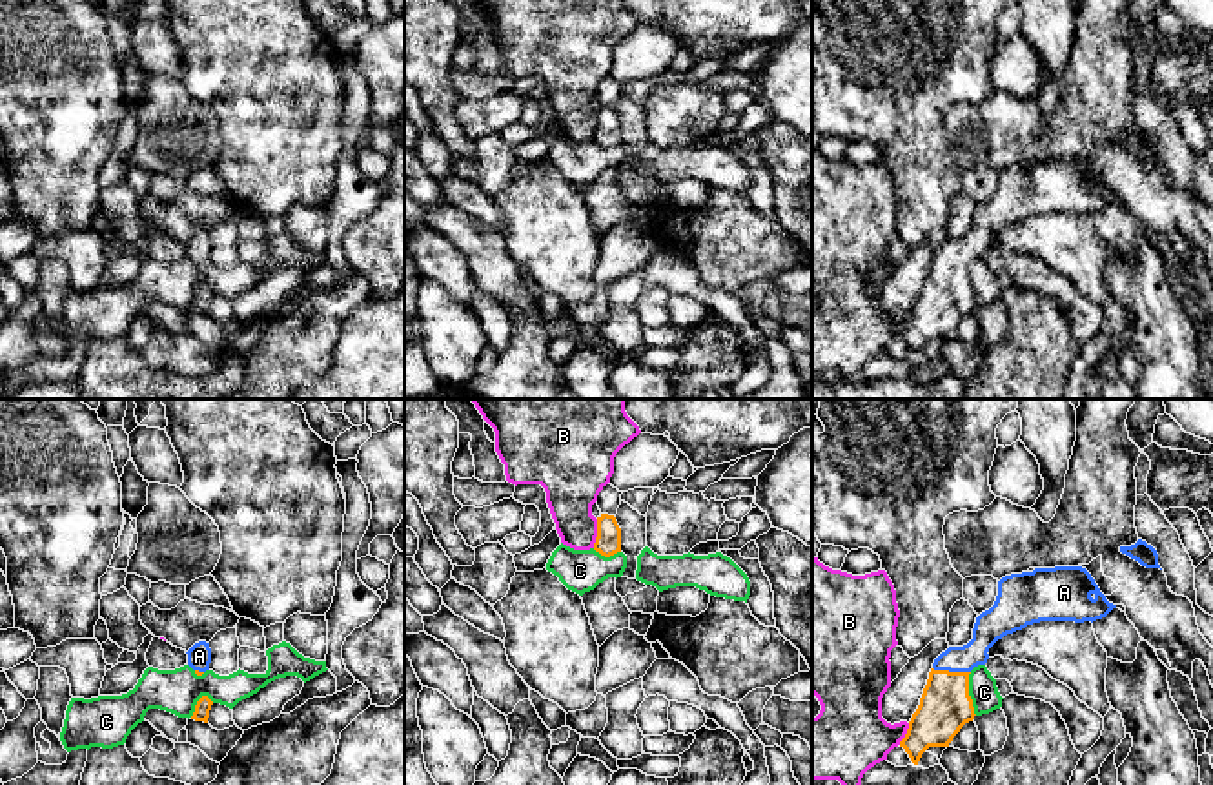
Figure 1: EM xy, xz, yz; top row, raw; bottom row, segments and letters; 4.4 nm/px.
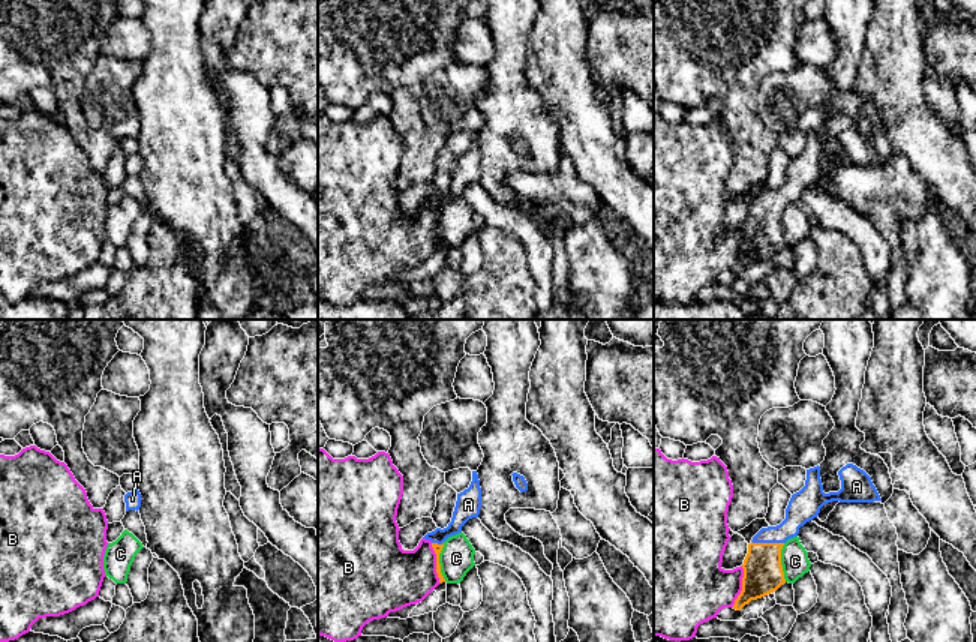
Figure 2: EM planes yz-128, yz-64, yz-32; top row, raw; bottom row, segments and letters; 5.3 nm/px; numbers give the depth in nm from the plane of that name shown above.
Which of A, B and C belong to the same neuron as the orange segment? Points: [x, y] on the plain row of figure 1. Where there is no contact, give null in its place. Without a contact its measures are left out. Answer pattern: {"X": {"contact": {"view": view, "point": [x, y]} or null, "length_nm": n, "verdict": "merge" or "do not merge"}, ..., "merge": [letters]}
{"A": {"contact": {"view": "yz", "point": [951, 265]}, "length_nm": 170, "verdict": "merge"}, "B": {"contact": {"view": "xz", "point": [598, 126]}, "length_nm": 130, "verdict": "do not merge"}, "C": {"contact": {"view": "yz", "point": [968, 286]}, "length_nm": 190, "verdict": "do not merge"}, "merge": ["A"]}

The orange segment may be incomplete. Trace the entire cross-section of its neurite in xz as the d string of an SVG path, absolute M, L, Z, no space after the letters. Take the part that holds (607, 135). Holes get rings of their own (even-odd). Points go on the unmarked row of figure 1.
M601 106L597 109L597 129L594 142L605 149L621 144L621 120L614 107Z

